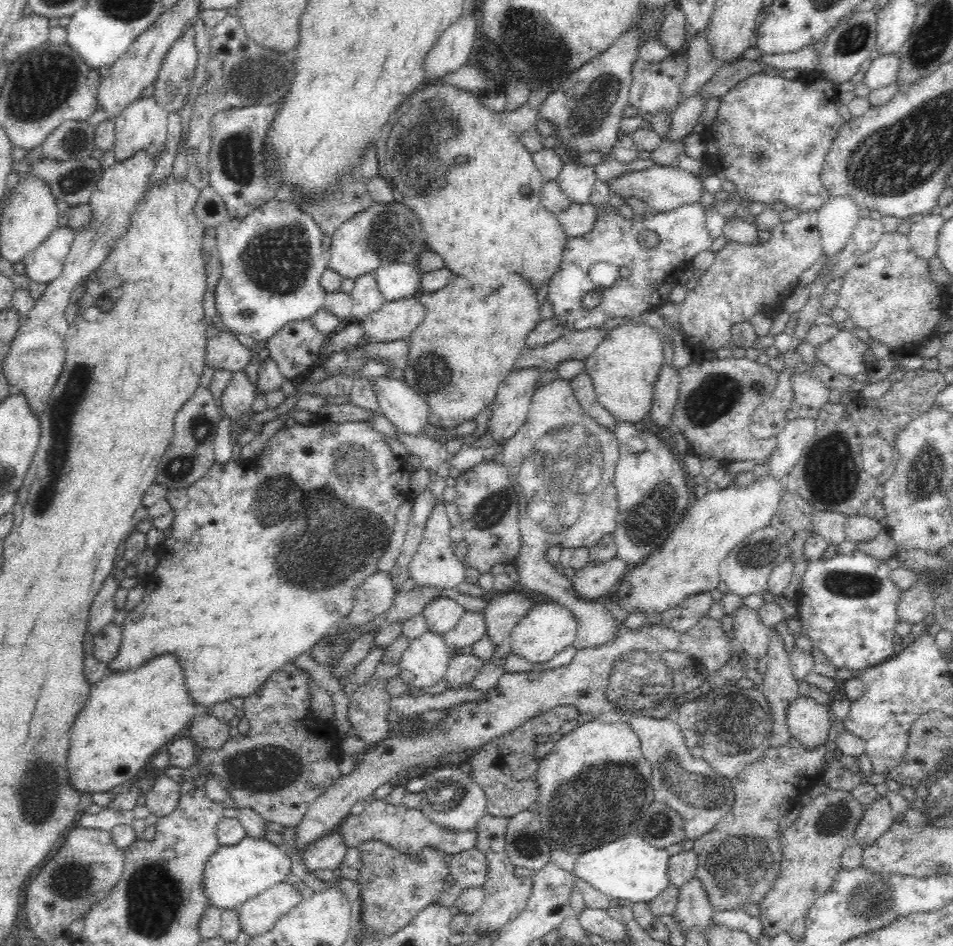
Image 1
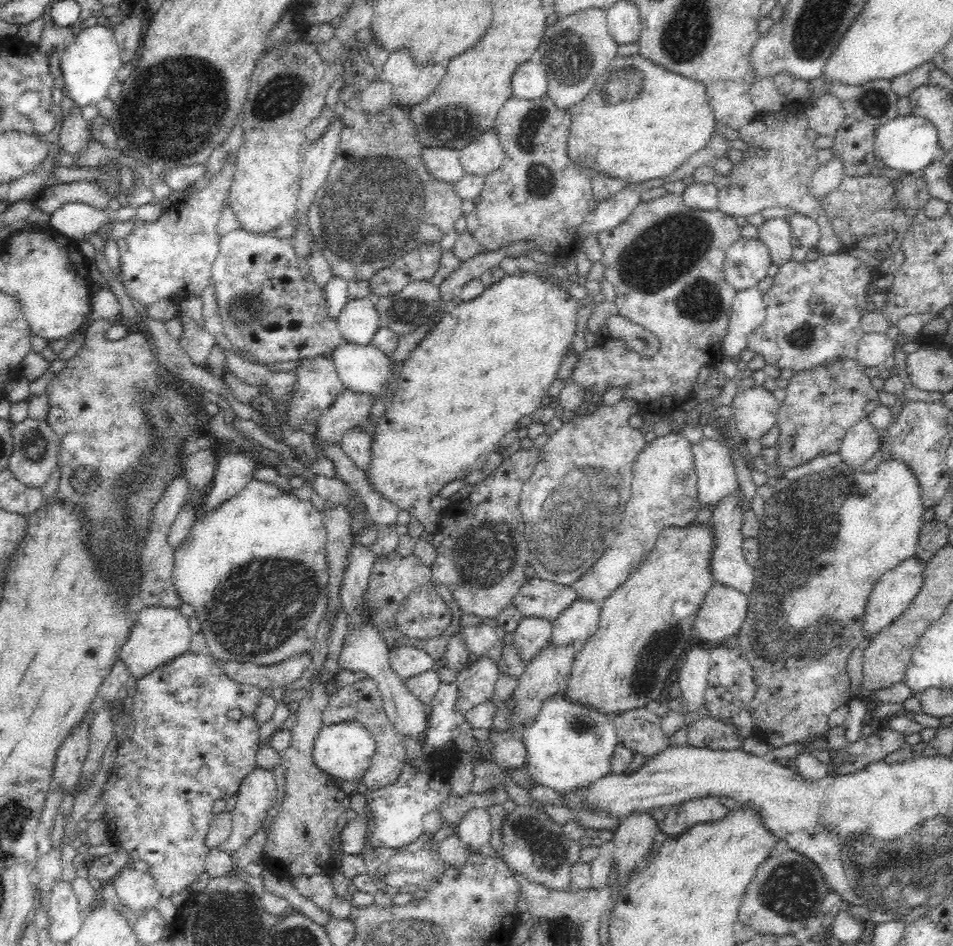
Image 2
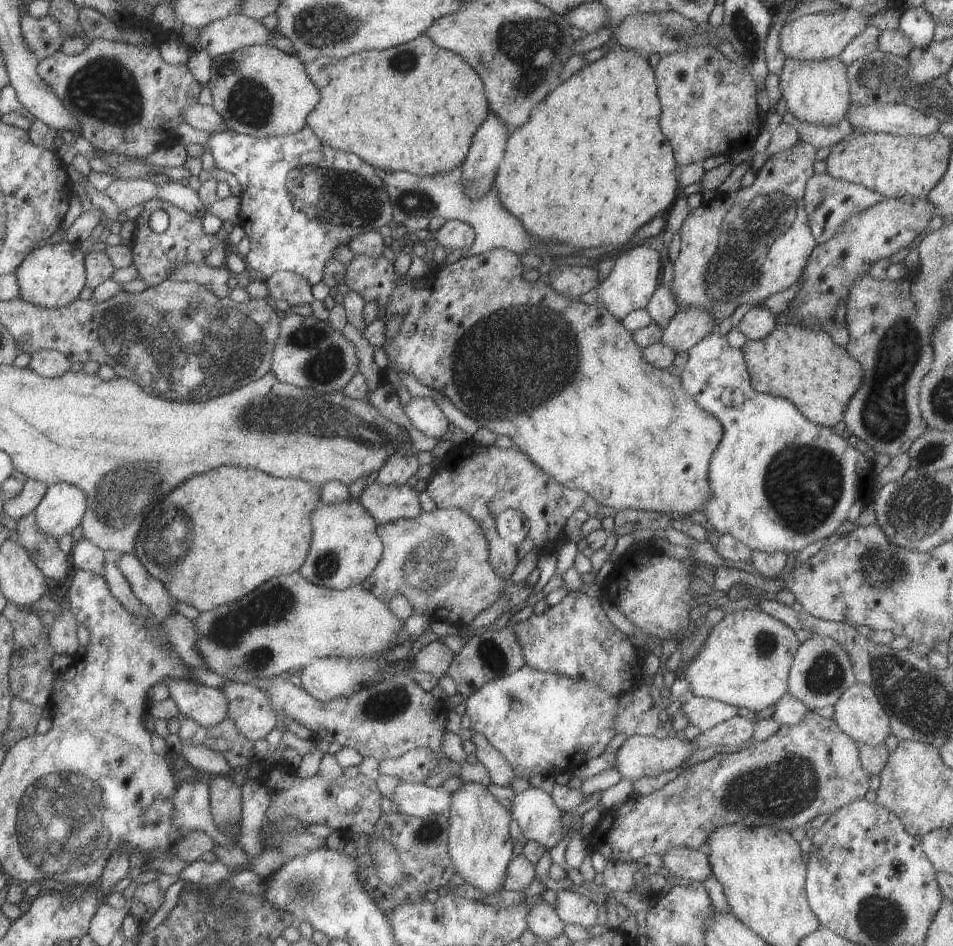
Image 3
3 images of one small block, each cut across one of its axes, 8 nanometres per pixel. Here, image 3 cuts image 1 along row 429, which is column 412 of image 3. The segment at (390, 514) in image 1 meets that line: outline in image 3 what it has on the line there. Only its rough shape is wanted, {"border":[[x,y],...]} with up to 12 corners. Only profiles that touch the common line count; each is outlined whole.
{"border":[[476,249],[388,364],[597,506],[690,515],[721,424],[600,305]]}

